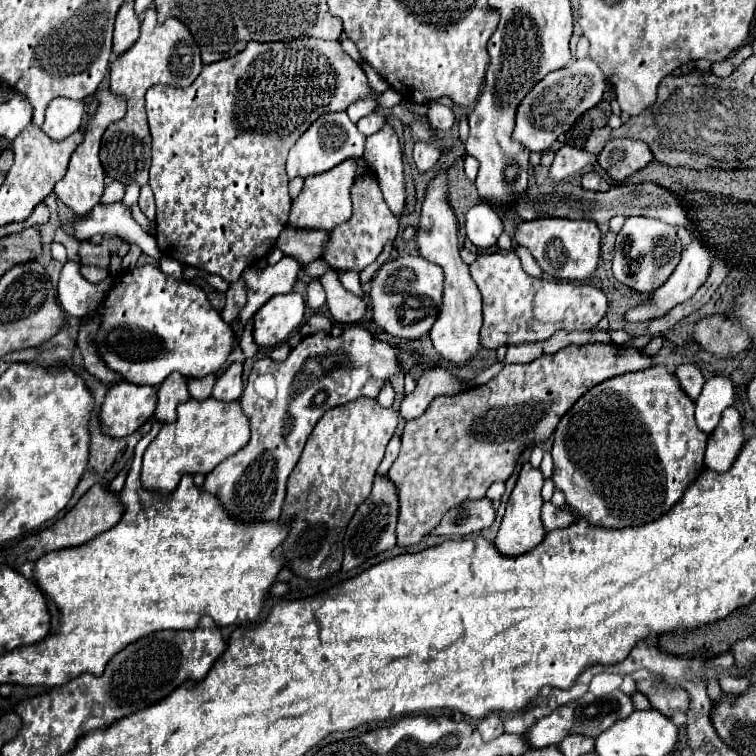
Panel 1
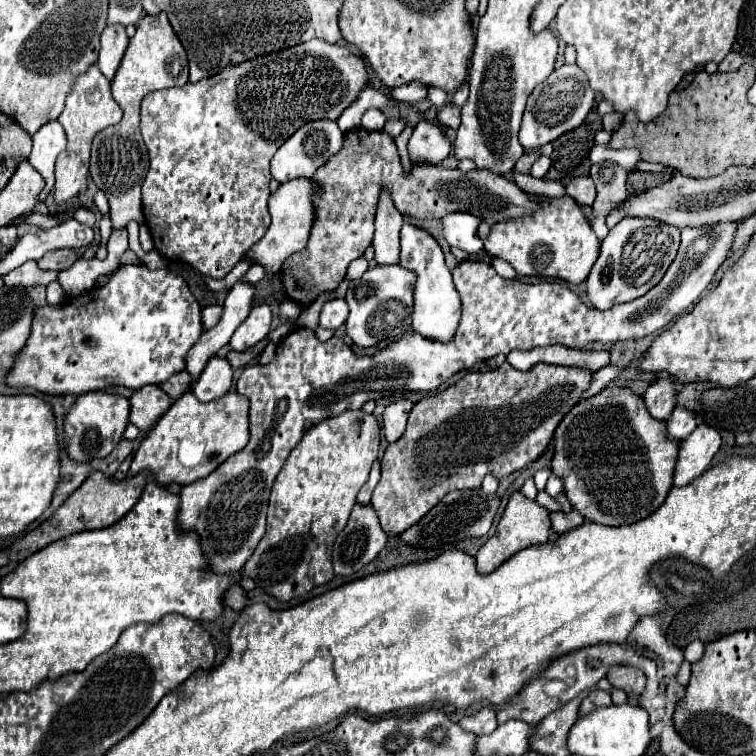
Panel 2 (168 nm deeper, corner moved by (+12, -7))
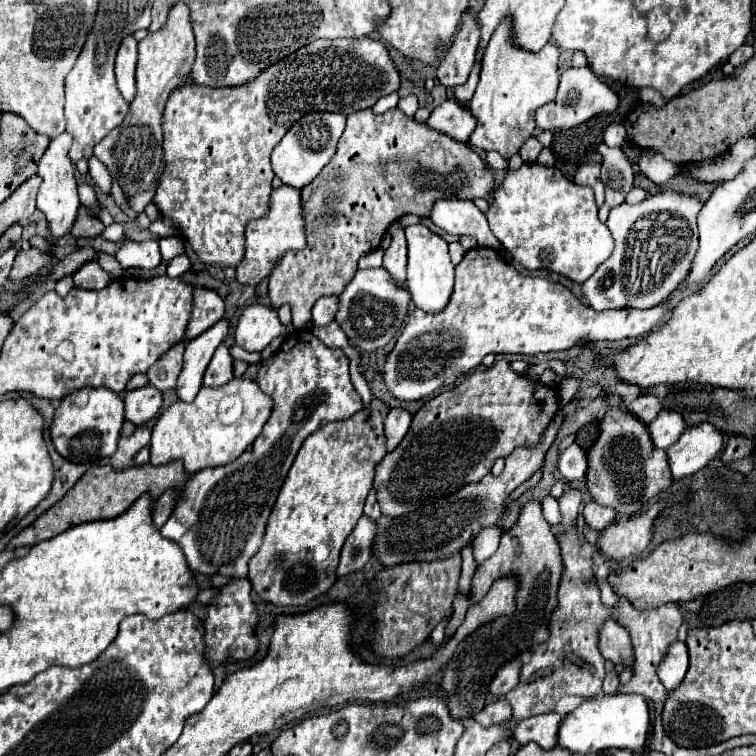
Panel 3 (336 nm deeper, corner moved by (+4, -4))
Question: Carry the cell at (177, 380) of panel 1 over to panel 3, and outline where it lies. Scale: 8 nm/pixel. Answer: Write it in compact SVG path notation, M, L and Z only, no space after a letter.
M144 386L124 396L124 418L140 426L156 418L162 408L162 392L154 386Z

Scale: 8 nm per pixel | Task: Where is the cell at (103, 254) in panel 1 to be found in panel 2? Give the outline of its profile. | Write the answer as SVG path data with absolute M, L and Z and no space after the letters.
M58 249L56 253L46 253L42 259L38 259L40 269L54 269L54 271L64 271L68 269L78 257L74 255L72 249Z

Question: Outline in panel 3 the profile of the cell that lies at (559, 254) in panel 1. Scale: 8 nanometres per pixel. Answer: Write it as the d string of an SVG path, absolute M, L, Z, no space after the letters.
M524 164L520 170L508 172L492 196L494 202L486 212L490 230L528 270L558 272L582 284L612 254L614 242L608 226L598 220L592 190L576 186L556 168Z

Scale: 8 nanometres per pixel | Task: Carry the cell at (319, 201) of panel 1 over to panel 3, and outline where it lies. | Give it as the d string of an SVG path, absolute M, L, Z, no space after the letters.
M282 184L280 188L274 188L270 196L270 212L266 218L252 220L246 226L246 254L240 266L236 268L236 280L248 286L256 286L262 278L266 278L276 262L288 252L288 250L300 250L306 246L306 226L304 226L304 214L300 206L300 190Z

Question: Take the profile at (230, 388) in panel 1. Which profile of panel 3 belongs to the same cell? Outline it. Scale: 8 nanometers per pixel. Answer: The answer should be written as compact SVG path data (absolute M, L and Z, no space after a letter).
M224 344L218 346L218 350L214 352L214 358L210 360L206 374L204 374L204 386L210 388L220 388L226 382L230 382L234 378L234 358L230 356L228 348Z

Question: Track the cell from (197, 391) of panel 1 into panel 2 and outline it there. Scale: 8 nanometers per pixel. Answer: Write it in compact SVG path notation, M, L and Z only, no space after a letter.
M176 373L172 375L168 381L164 381L164 385L160 385L160 389L170 395L172 399L178 399L182 393L186 393L190 389L190 377L188 373Z

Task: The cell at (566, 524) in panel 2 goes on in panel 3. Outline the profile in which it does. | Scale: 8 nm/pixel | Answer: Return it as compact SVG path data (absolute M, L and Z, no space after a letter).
M586 502L582 516L584 516L584 524L588 528L602 530L604 526L608 526L616 518L616 512L614 510L608 510L604 506L598 506L596 502Z

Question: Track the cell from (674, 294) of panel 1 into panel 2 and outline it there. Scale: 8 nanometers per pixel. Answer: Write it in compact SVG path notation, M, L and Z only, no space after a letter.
M742 221L684 227L678 255L662 281L644 297L614 305L608 311L584 305L574 291L560 283L530 285L500 277L484 261L462 261L452 271L456 291L462 299L462 317L456 337L448 343L428 341L412 331L370 357L358 357L338 337L318 341L312 329L294 329L288 333L290 337L286 335L278 343L276 355L268 365L254 365L242 371L238 393L250 399L250 441L208 477L180 489L178 529L198 533L212 573L238 573L266 531L266 509L274 479L310 427L342 411L362 409L370 399L394 397L408 391L436 391L458 371L496 355L508 355L514 349L528 351L548 345L584 349L594 341L616 343L652 335L698 301L716 269L726 261Z

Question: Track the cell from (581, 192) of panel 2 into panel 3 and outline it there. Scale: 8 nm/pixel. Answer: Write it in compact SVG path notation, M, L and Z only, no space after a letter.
M596 164L580 166L576 176L574 176L574 182L580 184L580 186L590 186L596 194L596 204L598 206L604 202L604 186L600 182L600 166L596 166Z

